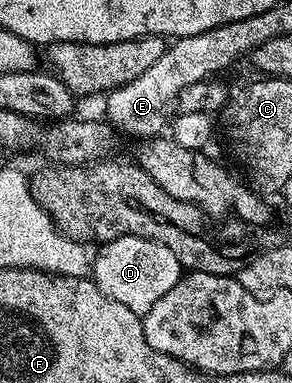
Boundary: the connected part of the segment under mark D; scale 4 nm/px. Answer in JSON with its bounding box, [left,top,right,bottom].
[93,234,185,315]

